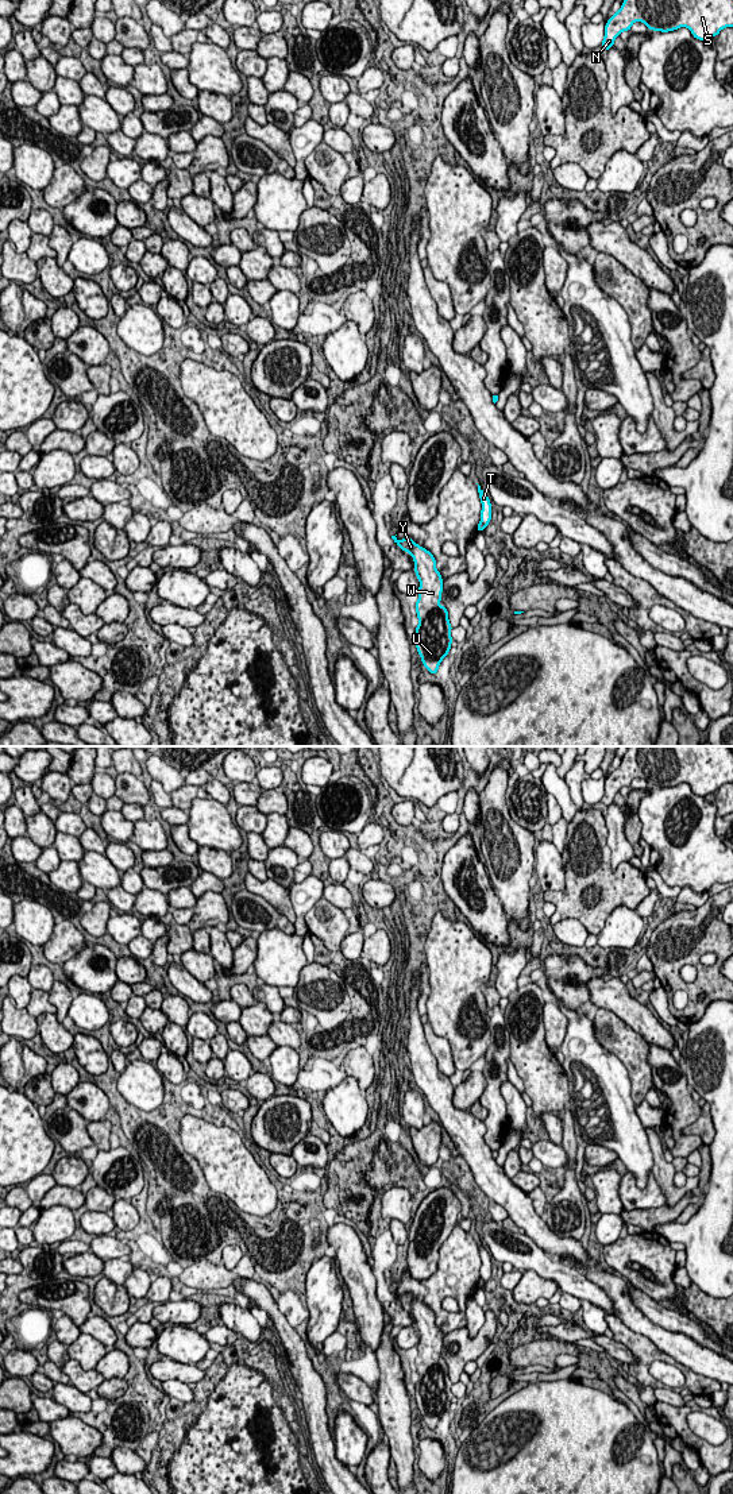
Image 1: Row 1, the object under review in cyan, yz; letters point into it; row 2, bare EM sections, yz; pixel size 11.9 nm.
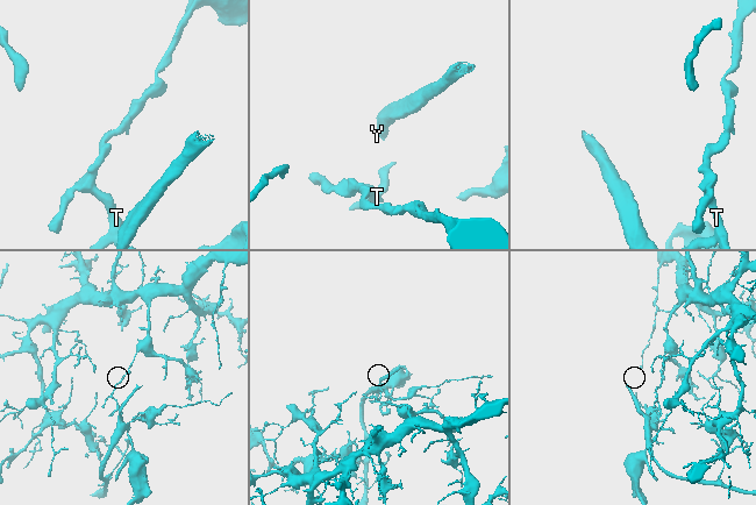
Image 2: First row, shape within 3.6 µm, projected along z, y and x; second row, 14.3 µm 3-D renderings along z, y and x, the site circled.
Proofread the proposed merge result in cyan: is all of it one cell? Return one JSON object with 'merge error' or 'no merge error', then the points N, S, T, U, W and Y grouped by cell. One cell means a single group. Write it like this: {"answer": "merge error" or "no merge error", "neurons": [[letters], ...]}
{"answer": "merge error", "neurons": [["N", "S", "T"], ["U", "W", "Y"]]}

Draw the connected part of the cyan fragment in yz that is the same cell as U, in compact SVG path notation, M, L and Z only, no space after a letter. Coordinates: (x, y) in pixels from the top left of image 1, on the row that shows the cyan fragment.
M391 536L391 538L404 552L408 552L413 557L413 561L416 564L414 572L416 578L420 580L420 587L417 590L418 599L414 605L418 618L418 626L414 630L414 642L424 667L432 675L436 675L439 664L450 653L451 644L454 641L451 637L452 626L448 619L448 610L445 606L439 605L443 592L443 578L440 572L436 570L435 556L429 551L416 544L410 537L405 537L400 541L396 536Z

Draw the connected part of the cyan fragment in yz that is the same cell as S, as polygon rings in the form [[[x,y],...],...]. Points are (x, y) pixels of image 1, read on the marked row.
[[[624,0],[621,8],[606,22],[601,46],[609,51],[616,38],[622,31],[630,31],[634,22],[661,32],[687,27],[695,39],[705,42],[717,36],[722,28],[733,27],[733,0]]]

